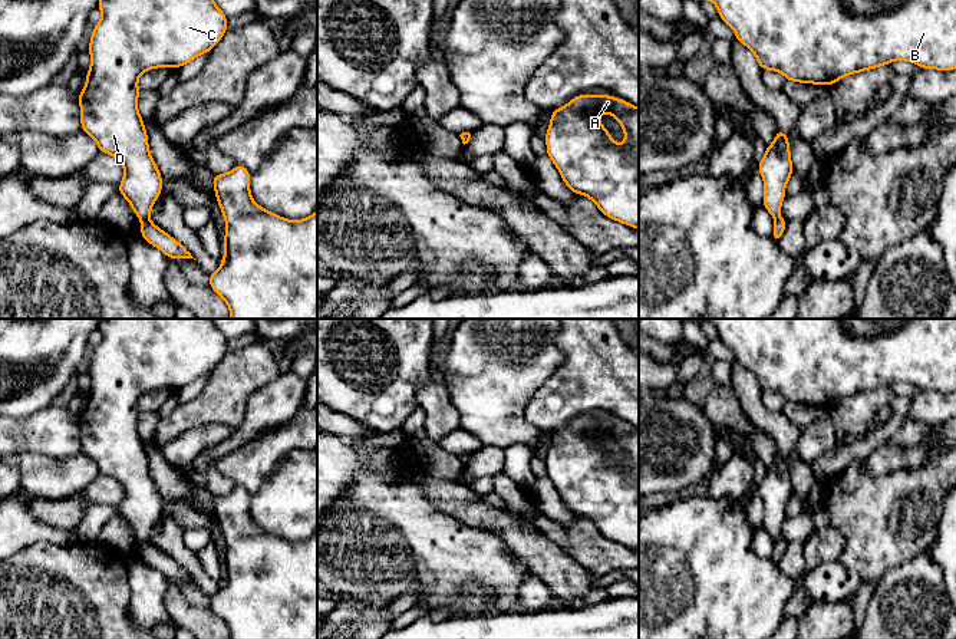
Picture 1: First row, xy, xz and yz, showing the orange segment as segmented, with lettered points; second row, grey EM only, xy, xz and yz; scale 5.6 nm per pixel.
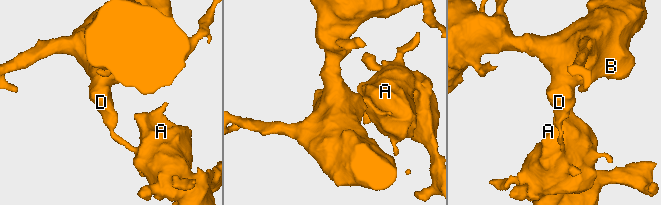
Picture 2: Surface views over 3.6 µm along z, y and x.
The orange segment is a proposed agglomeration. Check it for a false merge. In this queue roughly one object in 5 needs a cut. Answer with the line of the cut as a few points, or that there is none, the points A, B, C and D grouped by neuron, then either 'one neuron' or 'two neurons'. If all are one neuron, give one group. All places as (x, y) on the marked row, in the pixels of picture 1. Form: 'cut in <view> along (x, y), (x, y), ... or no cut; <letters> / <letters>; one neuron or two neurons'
cut in xy along (148, 217), (141, 220); A / B C D; two neurons

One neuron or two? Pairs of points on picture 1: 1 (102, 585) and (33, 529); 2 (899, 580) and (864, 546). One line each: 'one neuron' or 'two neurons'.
1: two neurons
2: two neurons

